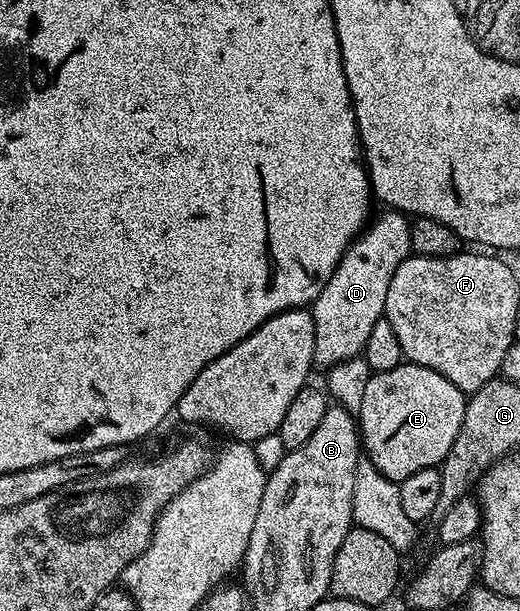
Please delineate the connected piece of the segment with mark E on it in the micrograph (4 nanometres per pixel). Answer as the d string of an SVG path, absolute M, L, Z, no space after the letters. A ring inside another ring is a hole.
M401 364L391 371L371 373L368 385L364 388L364 400L356 412L365 457L384 476L397 483L412 476L412 472L420 472L420 468L441 467L464 424L466 399L467 395L456 388L452 380L440 376L440 372L432 372L432 368Z

